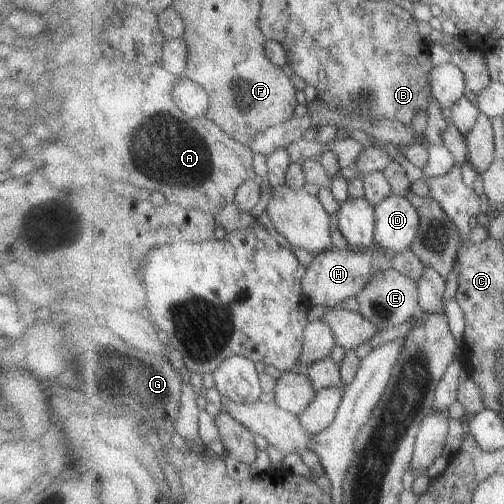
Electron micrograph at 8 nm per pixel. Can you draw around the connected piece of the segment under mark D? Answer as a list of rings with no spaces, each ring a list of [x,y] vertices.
[[[391,193],[375,206],[375,247],[402,253],[418,236],[420,214],[407,198]]]

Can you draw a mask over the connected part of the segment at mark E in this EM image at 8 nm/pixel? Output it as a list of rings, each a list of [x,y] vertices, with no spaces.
[[[387,269],[375,273],[369,284],[355,297],[359,304],[359,312],[376,324],[381,330],[399,326],[403,322],[413,320],[422,314],[423,310],[419,304],[418,281],[401,274],[397,269]]]

